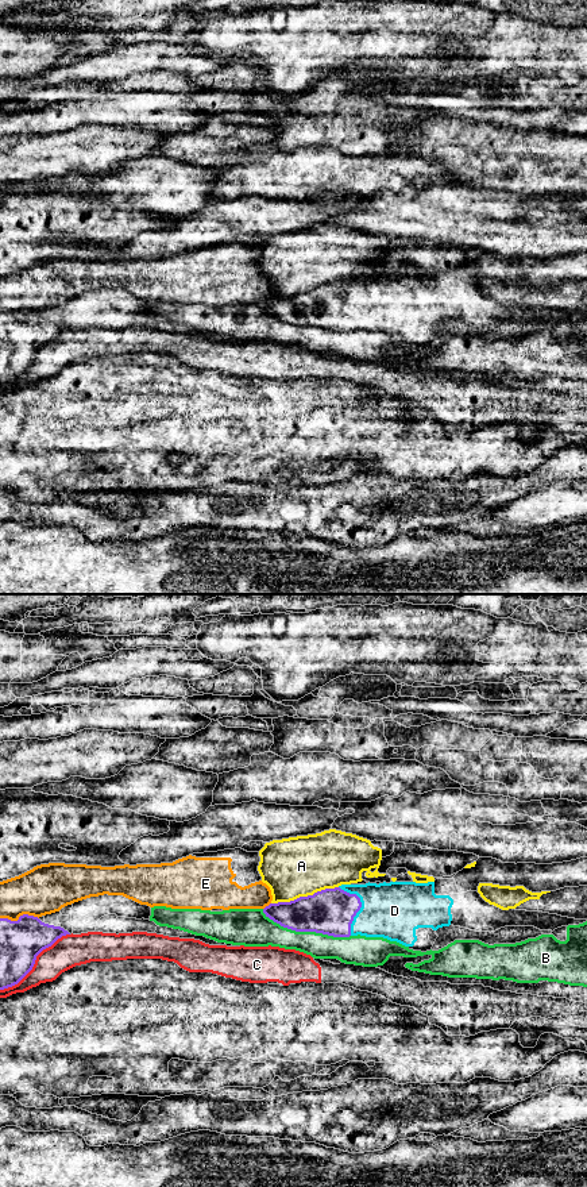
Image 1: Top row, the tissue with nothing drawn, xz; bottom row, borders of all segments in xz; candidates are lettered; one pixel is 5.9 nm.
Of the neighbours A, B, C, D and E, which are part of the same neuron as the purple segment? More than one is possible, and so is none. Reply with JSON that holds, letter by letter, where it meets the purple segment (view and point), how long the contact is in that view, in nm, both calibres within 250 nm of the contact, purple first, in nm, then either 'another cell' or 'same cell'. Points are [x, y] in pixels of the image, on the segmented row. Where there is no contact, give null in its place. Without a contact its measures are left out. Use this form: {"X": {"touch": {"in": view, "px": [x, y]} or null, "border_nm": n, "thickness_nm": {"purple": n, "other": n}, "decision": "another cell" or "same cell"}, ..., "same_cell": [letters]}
{"A": {"touch": {"in": "xz", "px": [304, 897]}, "border_nm": 420, "thickness_nm": {"purple": 280, "other": 360}, "decision": "another cell"}, "B": {"touch": {"in": "xz", "px": [305, 931]}, "border_nm": 550, "thickness_nm": {"purple": 280, "other": 170}, "decision": "another cell"}, "C": {"touch": {"in": "xz", "px": [34, 962]}, "border_nm": 550, "thickness_nm": {"purple": 260, "other": 190}, "decision": "another cell"}, "D": {"touch": {"in": "xz", "px": [360, 906]}, "border_nm": 300, "thickness_nm": {"purple": 280, "other": 340}, "decision": "same cell"}, "E": {"touch": {"in": "xz", "px": [19, 917]}, "border_nm": 240, "thickness_nm": {"purple": 260, "other": 300}, "decision": "another cell"}, "same_cell": ["D"]}

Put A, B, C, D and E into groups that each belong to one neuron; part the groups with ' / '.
A / B / C / D / E

